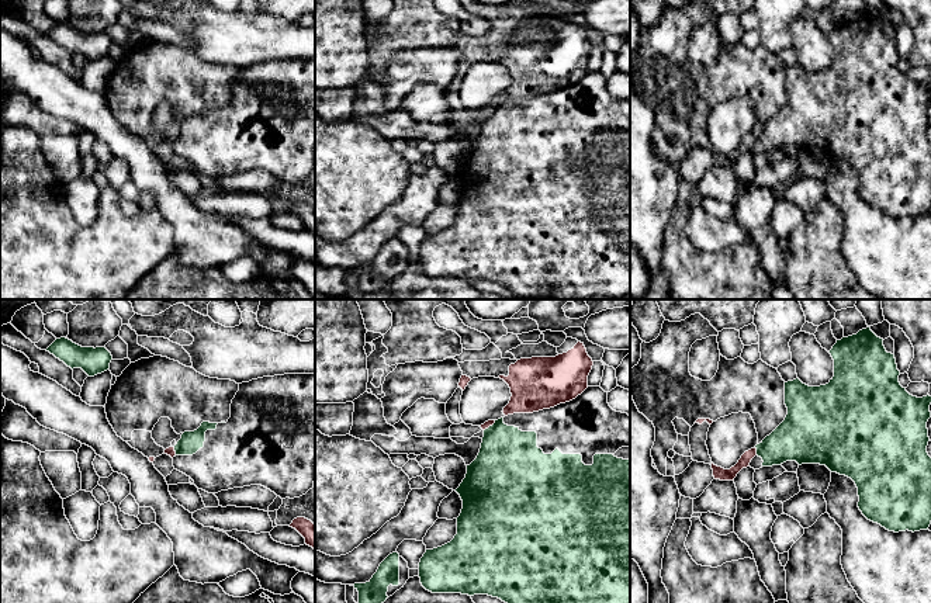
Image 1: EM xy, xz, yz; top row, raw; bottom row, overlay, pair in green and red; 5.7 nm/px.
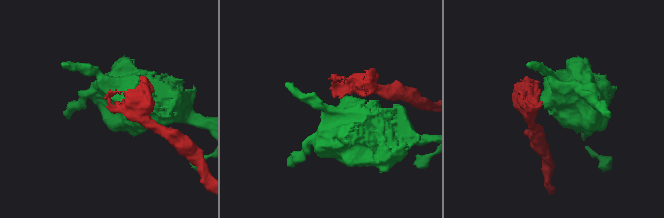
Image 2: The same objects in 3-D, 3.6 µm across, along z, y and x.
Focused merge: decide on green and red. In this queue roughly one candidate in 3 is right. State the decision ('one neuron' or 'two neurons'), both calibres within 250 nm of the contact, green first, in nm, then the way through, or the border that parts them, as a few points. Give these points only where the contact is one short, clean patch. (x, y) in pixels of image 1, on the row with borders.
two neurons | 260/70 nm

